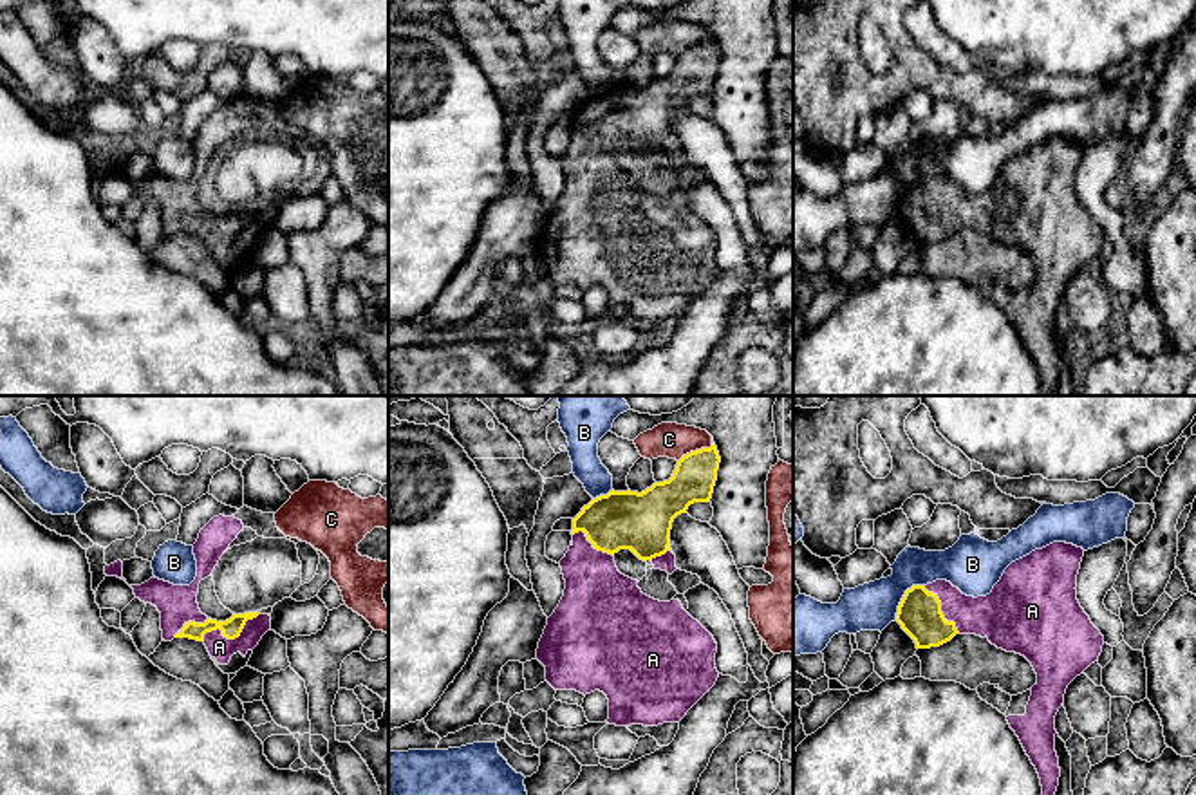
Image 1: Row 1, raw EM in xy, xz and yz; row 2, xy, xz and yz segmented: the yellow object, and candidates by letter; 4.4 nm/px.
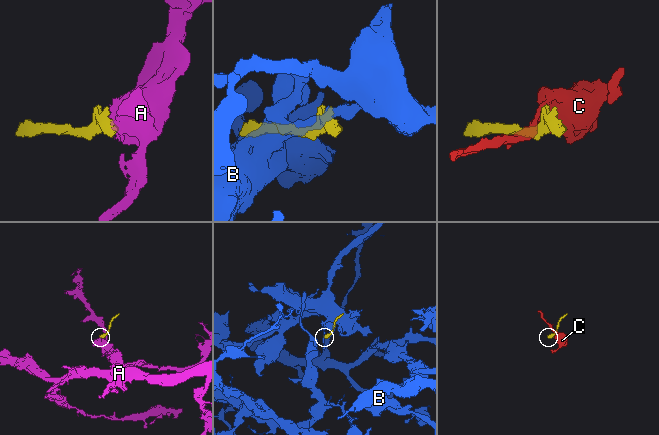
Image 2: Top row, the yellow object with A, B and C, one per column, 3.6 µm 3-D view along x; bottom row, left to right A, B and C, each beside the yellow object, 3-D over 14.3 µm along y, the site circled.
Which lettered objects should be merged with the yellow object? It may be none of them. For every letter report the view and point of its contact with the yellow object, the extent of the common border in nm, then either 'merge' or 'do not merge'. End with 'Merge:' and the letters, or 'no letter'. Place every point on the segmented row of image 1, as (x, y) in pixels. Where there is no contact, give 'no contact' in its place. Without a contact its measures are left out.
A: contact xy (230, 638); length 280 nm; merge
B: contact yz (904, 597); length 200 nm; do not merge
C: contact xz (698, 450); length 190 nm; do not merge
Merge: A

